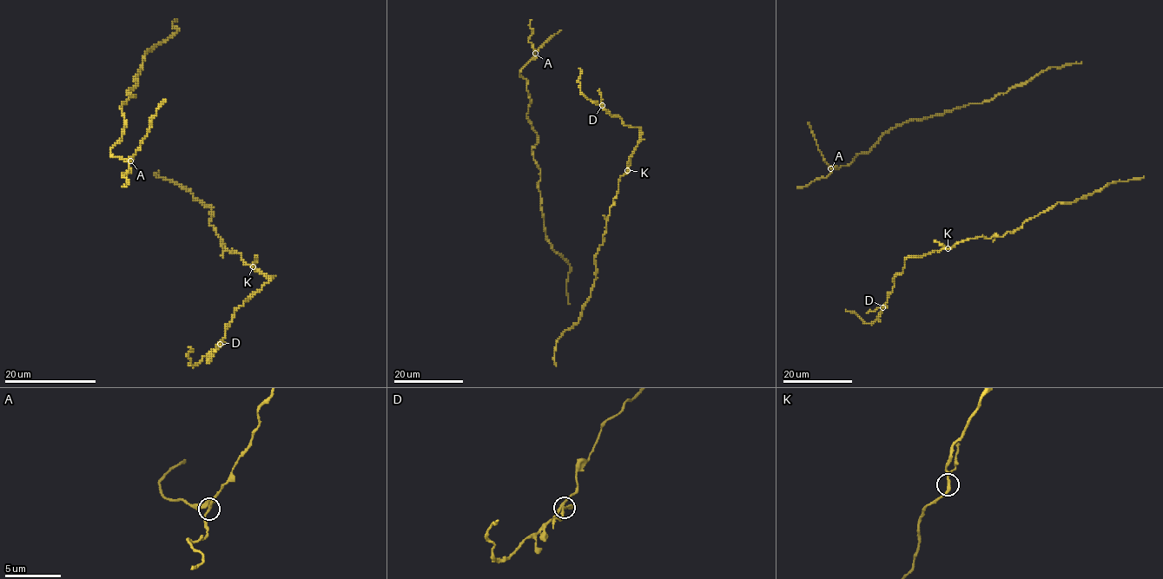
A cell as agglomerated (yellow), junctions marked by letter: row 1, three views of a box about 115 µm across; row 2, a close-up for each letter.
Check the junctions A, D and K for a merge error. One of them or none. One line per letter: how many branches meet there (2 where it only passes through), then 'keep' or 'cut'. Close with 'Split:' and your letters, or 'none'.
A: 3 | keep
D: 4 | cut
K: 3 | keep
Split: D

